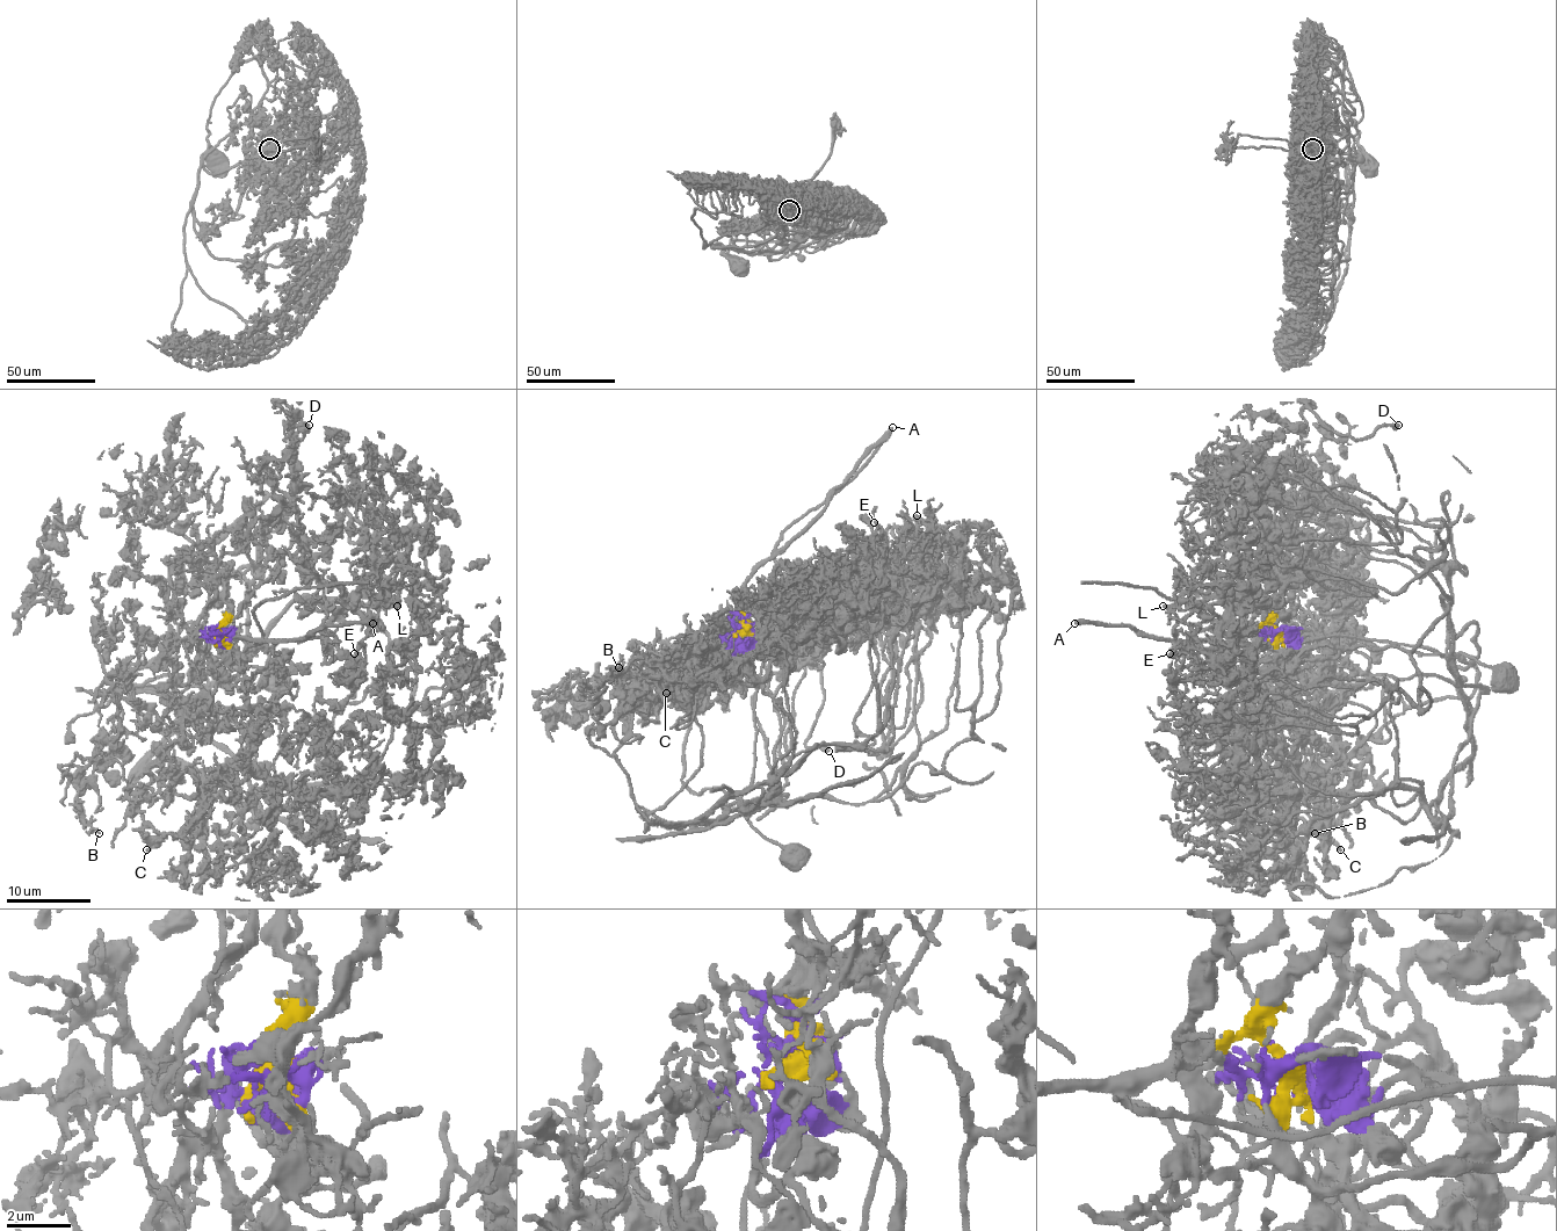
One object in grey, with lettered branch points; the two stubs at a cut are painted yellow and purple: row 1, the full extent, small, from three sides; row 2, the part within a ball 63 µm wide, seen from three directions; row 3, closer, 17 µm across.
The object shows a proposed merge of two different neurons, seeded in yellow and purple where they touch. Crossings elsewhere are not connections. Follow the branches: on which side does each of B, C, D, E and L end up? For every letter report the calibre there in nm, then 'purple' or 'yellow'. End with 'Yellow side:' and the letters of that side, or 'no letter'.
B: calibre 120 nm; purple
C: calibre 200 nm; purple
D: calibre 360 nm; purple
E: calibre 240 nm; purple
L: calibre 320 nm; purple
Yellow side: no letter

